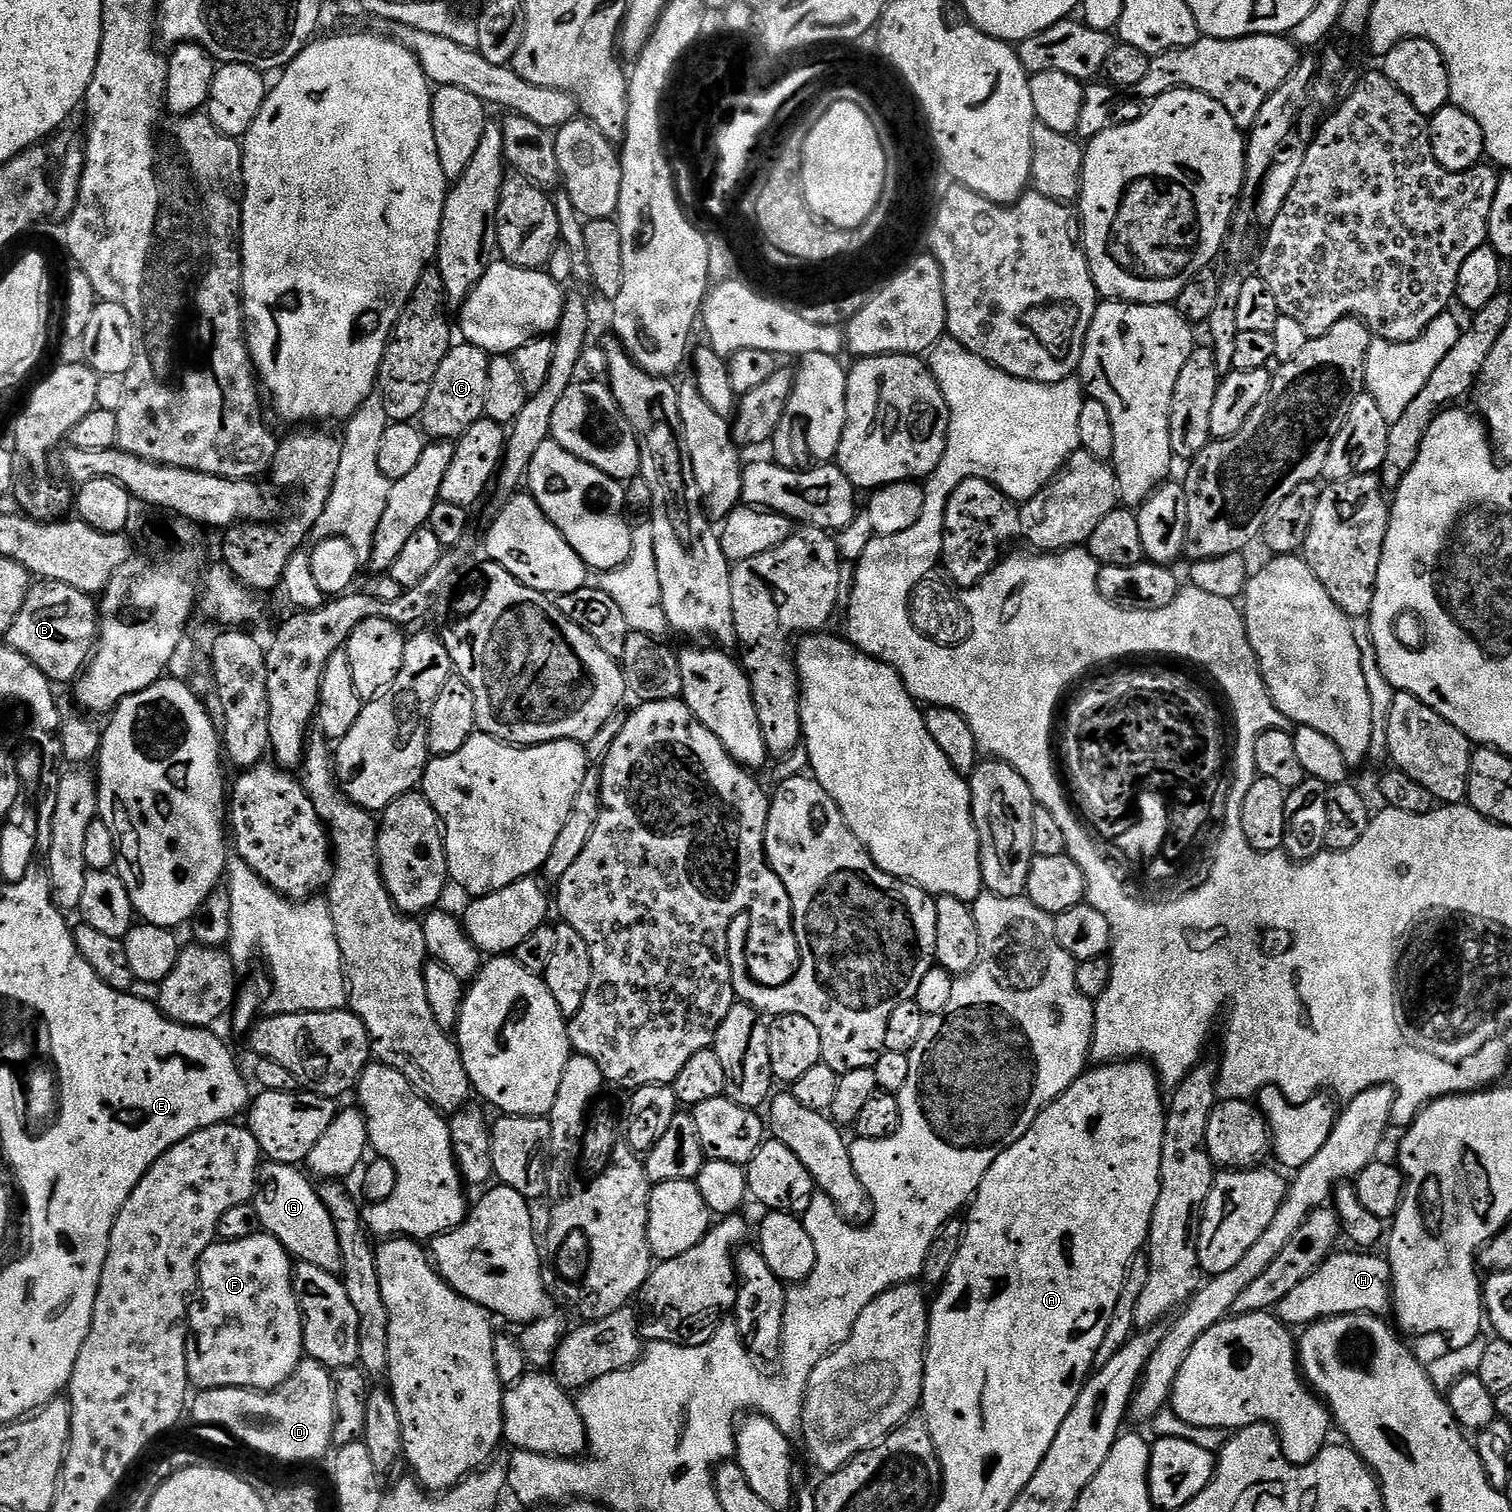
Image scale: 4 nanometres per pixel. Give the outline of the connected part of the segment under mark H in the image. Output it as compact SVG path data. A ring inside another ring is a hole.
M1333 1251L1331 1256L1314 1270L1308 1278L1302 1278L1290 1294L1286 1294L1275 1306L1275 1315L1289 1326L1307 1326L1317 1320L1329 1320L1331 1316L1345 1316L1368 1312L1383 1317L1392 1307L1392 1267L1383 1255L1372 1256L1371 1251Z

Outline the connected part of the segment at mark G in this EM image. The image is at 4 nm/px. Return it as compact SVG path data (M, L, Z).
M268 1162L261 1167L260 1179L256 1181L256 1195L253 1196L260 1227L278 1238L293 1259L318 1266L327 1272L339 1273L342 1270L341 1254L333 1219L321 1202L317 1185L312 1185L313 1181L300 1171L294 1164Z

